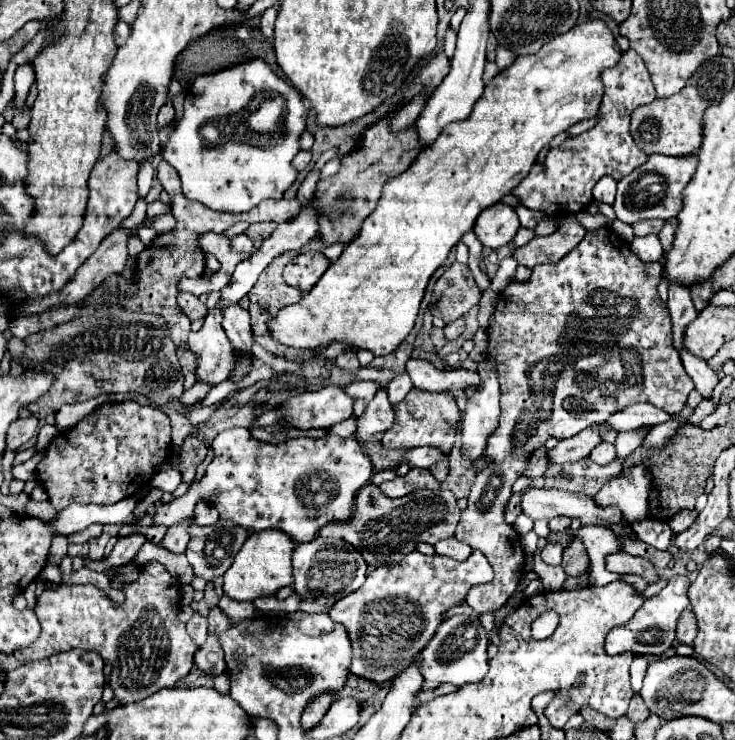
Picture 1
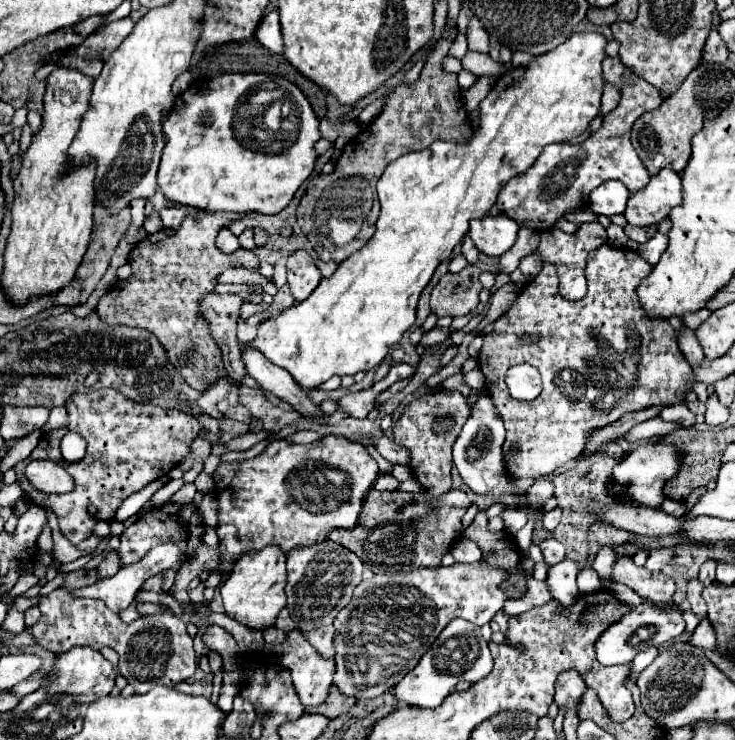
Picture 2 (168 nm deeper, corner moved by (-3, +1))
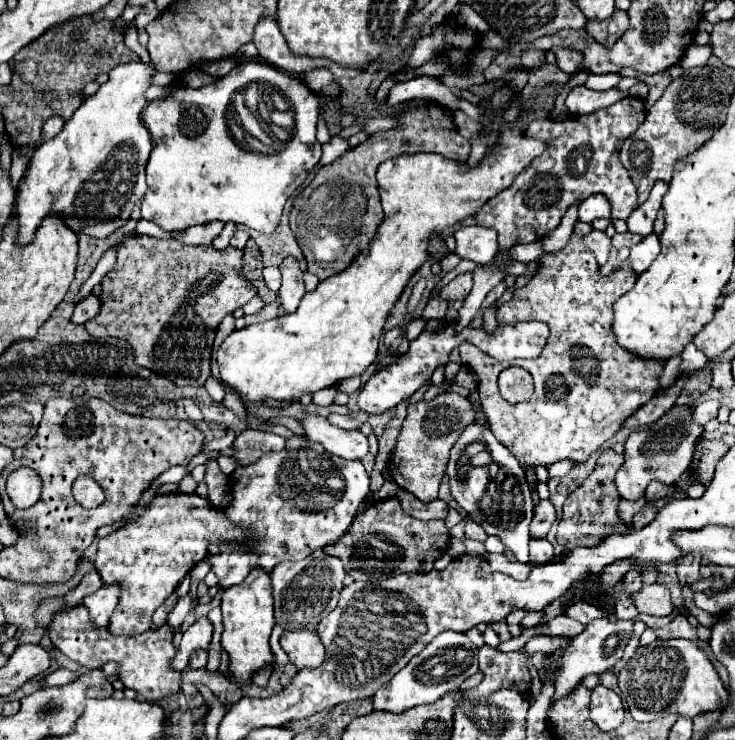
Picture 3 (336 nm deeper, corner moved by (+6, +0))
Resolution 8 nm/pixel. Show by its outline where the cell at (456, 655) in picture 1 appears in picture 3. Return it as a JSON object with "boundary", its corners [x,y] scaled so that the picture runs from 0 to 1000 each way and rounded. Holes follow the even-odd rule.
{"boundary":[[[616,851],[600,854],[576,876],[576,881],[562,886],[562,892],[556,892],[556,897],[543,911],[537,911],[537,916],[529,919],[524,930],[516,930],[510,935],[507,941],[510,959],[546,965],[556,957],[595,949],[608,935],[624,932],[627,922],[652,905],[649,881],[652,881],[649,873],[635,862],[633,854],[616,854]]]}

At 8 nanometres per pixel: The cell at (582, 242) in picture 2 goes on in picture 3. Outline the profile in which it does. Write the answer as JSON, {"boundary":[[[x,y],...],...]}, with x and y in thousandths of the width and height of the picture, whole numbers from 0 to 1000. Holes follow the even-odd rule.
{"boundary":[[[804,311],[801,316],[793,319],[793,330],[796,330],[812,349],[820,349],[820,357],[826,354],[829,335],[831,335],[831,322],[829,322],[823,314]]]}

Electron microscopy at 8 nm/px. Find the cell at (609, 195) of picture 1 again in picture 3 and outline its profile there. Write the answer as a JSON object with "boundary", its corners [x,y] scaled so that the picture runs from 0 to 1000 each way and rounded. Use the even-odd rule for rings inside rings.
{"boundary":[[[807,262],[788,276],[788,297],[804,300],[810,295],[831,297],[831,273],[823,262]]]}

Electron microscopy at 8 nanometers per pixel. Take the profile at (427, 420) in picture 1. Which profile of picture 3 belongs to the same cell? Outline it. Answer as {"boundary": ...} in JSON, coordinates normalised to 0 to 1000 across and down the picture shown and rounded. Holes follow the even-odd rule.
{"boundary":[[[600,530],[589,541],[570,541],[565,546],[556,546],[554,565],[529,619],[529,643],[540,651],[543,659],[559,665],[576,678],[595,676],[597,654],[608,632],[611,608],[616,597],[622,597],[627,581],[644,568],[646,557],[641,543],[619,530]]]}

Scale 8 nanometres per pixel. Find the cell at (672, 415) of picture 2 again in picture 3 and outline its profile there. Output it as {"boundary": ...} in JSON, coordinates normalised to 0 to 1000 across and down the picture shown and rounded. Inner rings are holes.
{"boundary":[[[962,541],[956,546],[948,546],[948,551],[943,554],[943,570],[956,576],[965,568],[976,565],[976,554],[978,554],[978,543],[976,541]]]}

